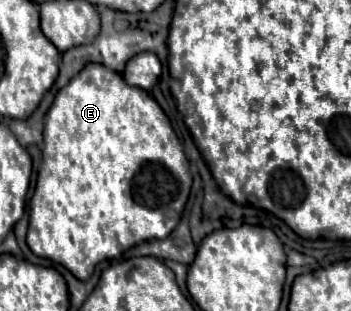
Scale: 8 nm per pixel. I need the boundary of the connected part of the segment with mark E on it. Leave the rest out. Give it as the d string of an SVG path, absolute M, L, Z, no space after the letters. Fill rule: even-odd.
M89 63L65 85L43 129L43 163L29 205L29 249L69 269L79 281L87 281L95 265L119 257L123 251L151 239L165 239L177 227L191 189L189 161L159 103L139 87L129 87L123 77L103 65Z

